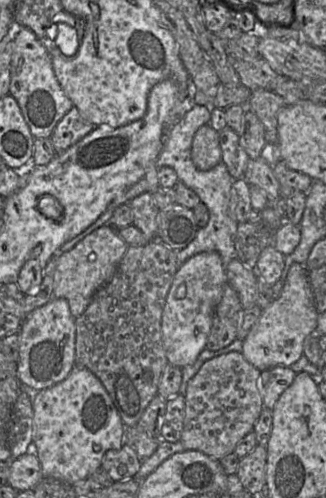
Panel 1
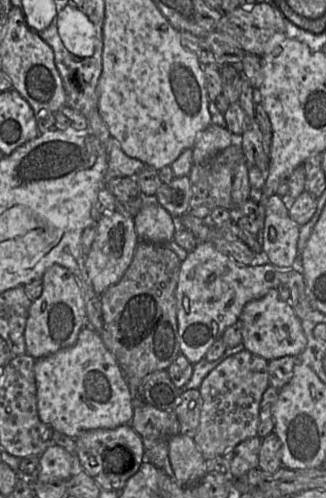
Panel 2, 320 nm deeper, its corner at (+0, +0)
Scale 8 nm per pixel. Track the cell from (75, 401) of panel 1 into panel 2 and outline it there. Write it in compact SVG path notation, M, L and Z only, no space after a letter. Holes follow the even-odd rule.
M88 324L73 345L36 359L34 374L39 418L54 431L76 438L84 430L114 429L133 418L134 397L125 375L100 334Z

